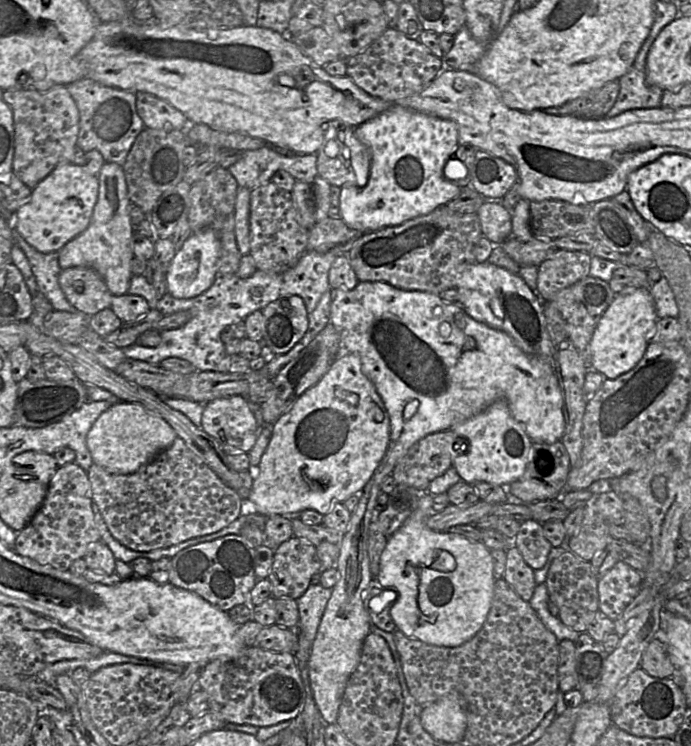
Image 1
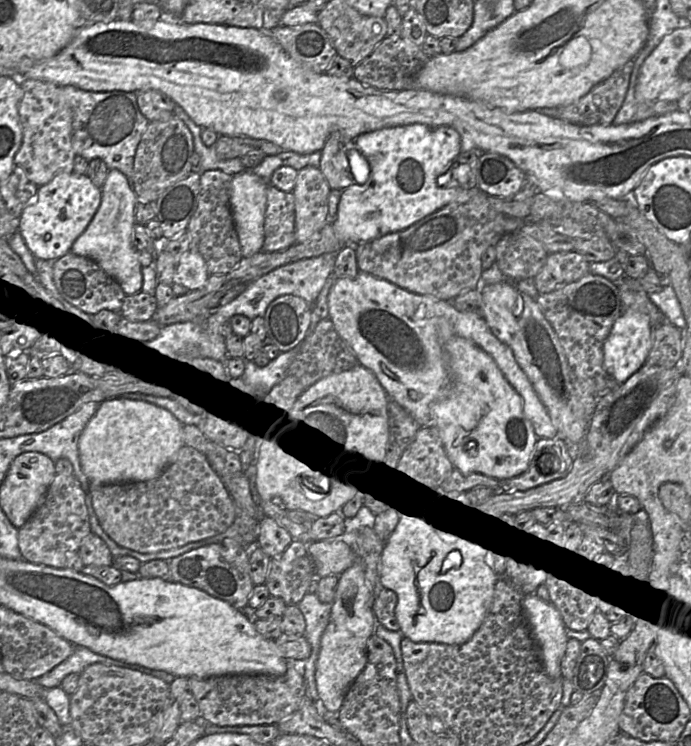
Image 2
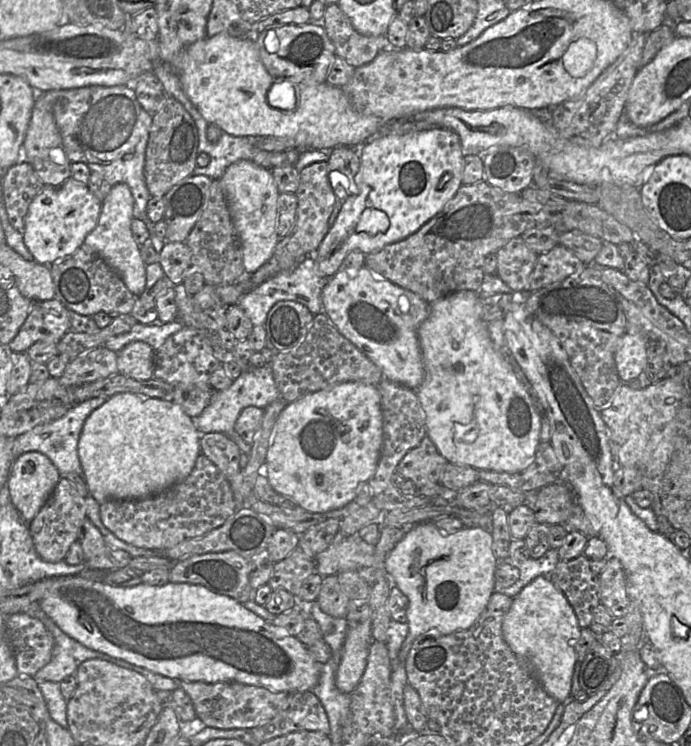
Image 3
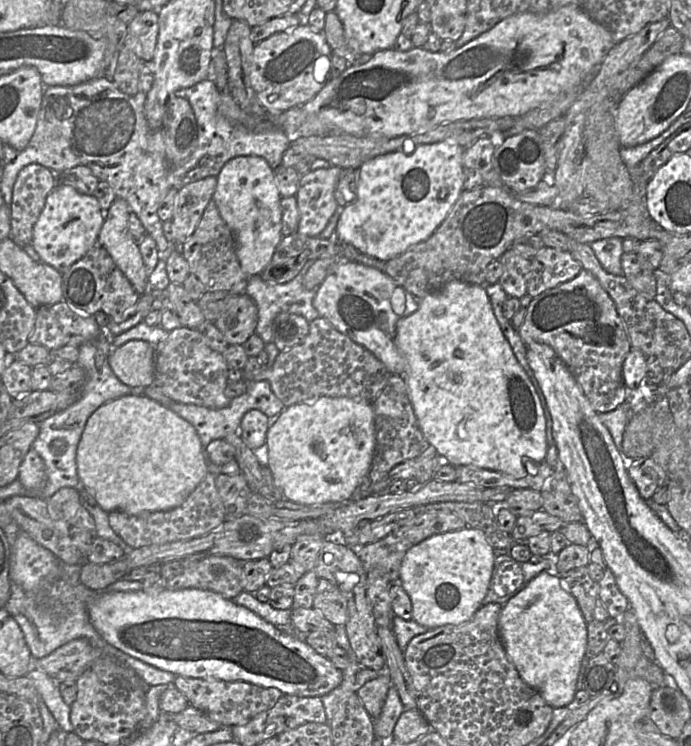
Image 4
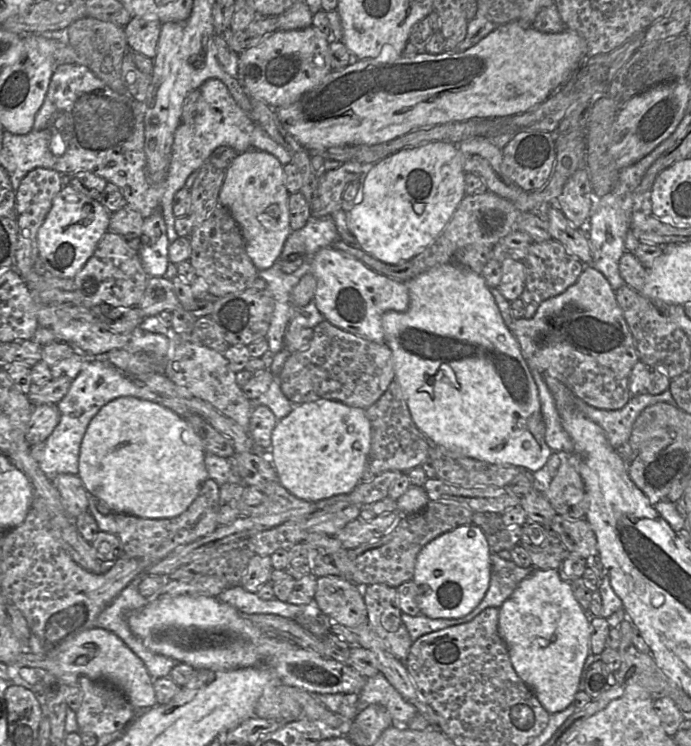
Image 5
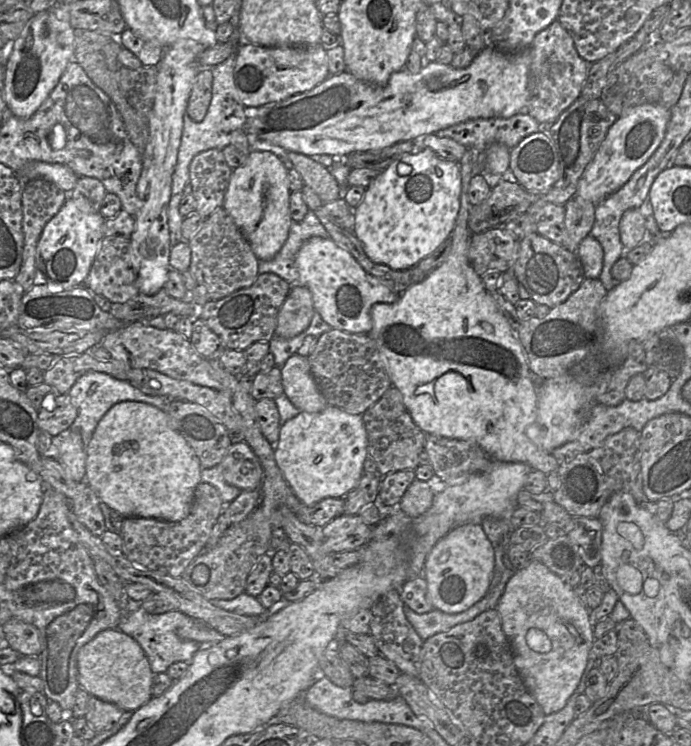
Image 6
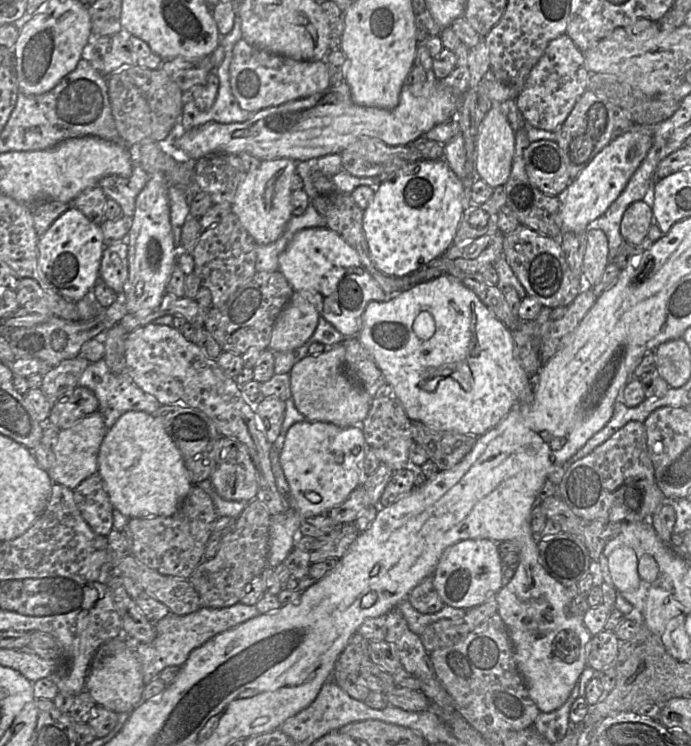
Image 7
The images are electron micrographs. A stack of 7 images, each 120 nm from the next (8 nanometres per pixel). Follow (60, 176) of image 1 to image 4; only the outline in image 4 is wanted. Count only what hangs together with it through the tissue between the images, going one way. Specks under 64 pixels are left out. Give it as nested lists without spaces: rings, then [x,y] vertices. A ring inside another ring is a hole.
[[[65,183],[57,184],[47,195],[45,205],[34,224],[32,246],[41,261],[63,273],[98,240],[104,219],[105,211],[95,195],[80,193]]]

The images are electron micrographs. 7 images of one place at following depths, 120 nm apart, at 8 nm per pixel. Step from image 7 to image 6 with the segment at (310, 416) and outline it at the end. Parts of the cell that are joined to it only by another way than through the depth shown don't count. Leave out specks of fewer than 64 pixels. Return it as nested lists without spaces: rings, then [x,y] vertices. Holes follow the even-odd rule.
[[[294,354],[280,369],[284,394],[300,411],[317,413],[329,405],[314,381],[307,357]]]

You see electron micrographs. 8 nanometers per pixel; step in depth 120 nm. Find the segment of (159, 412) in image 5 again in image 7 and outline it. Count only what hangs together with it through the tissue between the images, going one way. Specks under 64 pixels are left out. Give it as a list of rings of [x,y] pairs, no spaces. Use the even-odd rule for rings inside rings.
[[[144,411],[125,412],[112,427],[107,429],[98,452],[97,472],[103,479],[114,509],[128,518],[174,515],[193,485],[182,455],[167,434],[162,422],[155,415]]]

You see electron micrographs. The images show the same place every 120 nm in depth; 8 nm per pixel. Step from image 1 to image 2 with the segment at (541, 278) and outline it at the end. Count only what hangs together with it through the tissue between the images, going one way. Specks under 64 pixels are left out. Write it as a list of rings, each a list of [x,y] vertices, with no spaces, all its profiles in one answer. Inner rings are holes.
[[[575,250],[549,253],[533,278],[539,294],[550,293],[587,275],[590,263]]]

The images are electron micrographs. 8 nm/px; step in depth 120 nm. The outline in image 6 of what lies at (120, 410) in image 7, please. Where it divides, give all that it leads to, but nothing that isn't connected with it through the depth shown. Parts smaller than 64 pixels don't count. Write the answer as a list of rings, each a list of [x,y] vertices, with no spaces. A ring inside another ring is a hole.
[[[93,370],[79,377],[69,390],[68,395],[78,411],[76,419],[68,429],[76,430],[80,433],[85,450],[87,449],[98,422],[116,403],[123,401],[139,401],[153,405],[166,412],[168,410],[168,403],[171,401],[166,397],[145,394],[126,380],[120,380],[110,374]]]

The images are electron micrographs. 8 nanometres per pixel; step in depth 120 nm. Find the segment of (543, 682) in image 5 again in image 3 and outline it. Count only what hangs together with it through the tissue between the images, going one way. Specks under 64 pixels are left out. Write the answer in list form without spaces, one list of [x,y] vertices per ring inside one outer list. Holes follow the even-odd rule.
[[[549,576],[536,577],[513,598],[502,633],[510,650],[544,690],[560,703],[566,700],[571,691],[581,627],[569,601]]]

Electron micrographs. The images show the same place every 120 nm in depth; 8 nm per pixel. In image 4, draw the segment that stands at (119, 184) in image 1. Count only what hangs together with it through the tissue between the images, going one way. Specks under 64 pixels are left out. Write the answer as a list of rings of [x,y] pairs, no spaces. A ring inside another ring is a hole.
[[[116,197],[105,211],[105,219],[97,239],[130,281],[134,290],[142,295],[147,285],[147,269],[139,243],[128,228],[131,211],[125,199]]]

